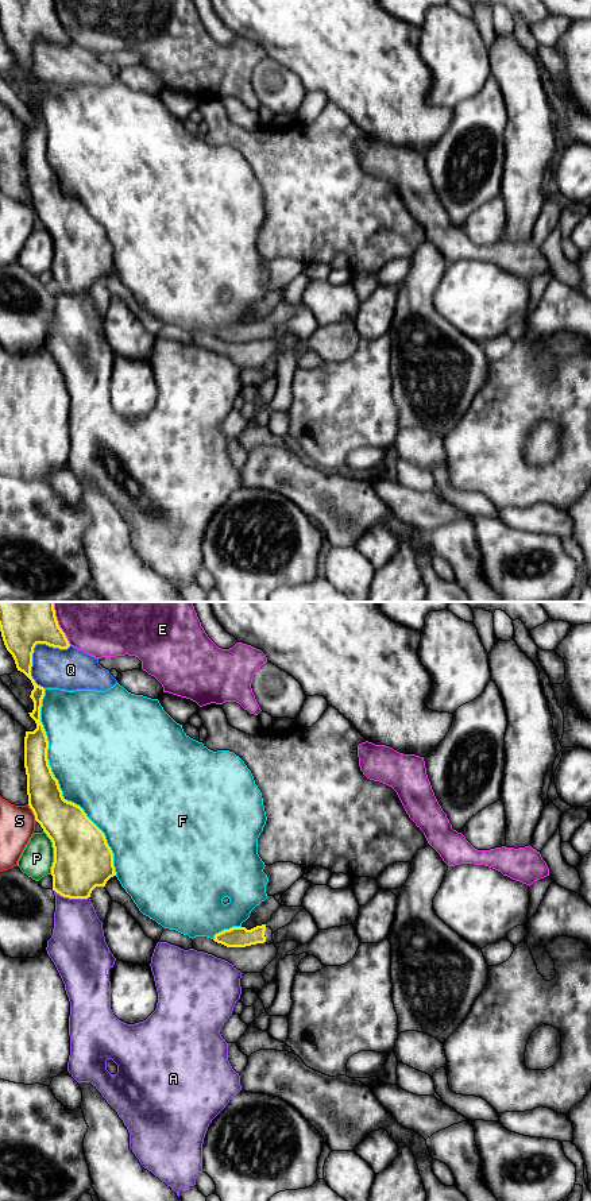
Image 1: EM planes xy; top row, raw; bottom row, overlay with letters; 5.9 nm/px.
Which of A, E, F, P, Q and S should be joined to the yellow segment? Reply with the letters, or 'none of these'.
none of these

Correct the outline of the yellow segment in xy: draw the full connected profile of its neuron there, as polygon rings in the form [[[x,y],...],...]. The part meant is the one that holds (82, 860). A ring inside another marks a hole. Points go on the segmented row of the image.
[[[0,602],[0,632],[18,671],[34,686],[34,710],[28,714],[36,729],[26,731],[24,768],[28,806],[54,847],[53,891],[69,899],[88,899],[96,887],[105,887],[116,876],[113,853],[84,810],[62,796],[49,765],[49,741],[40,722],[45,688],[31,676],[36,644],[59,649],[70,644],[58,625],[54,602]]]

